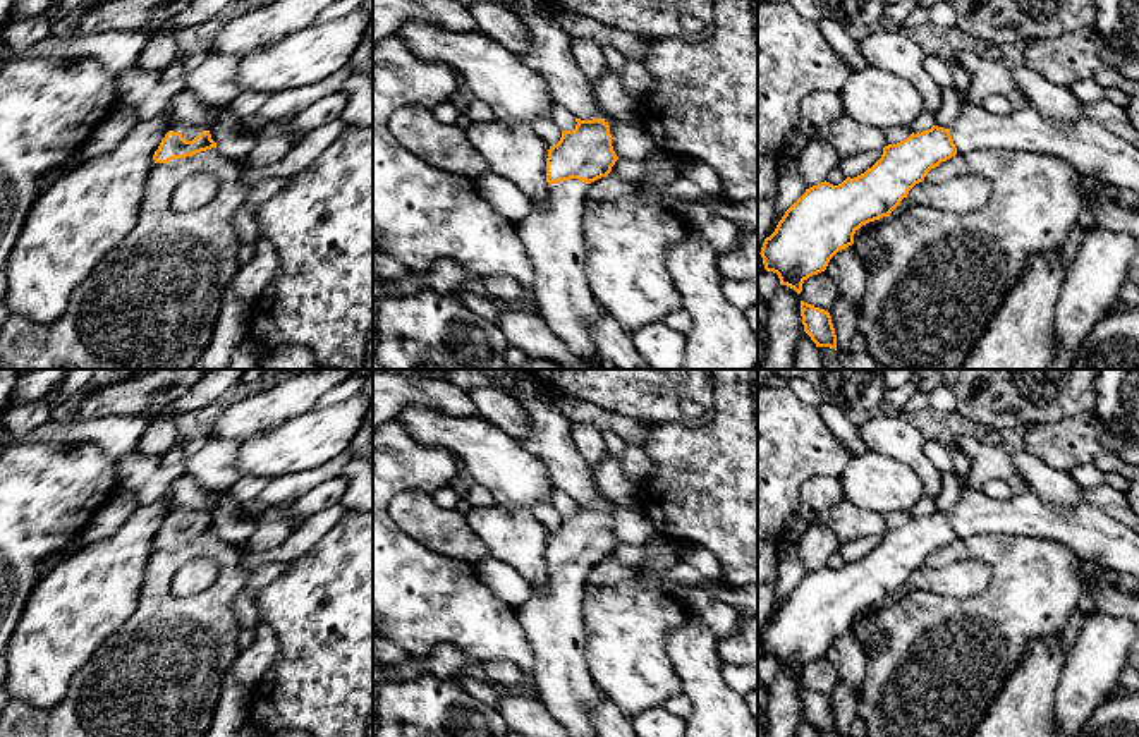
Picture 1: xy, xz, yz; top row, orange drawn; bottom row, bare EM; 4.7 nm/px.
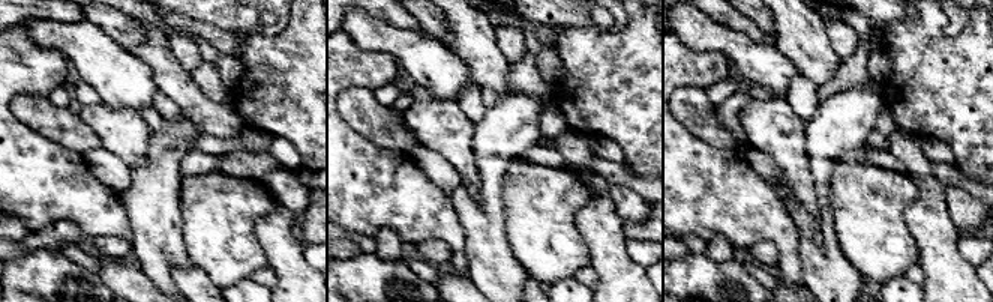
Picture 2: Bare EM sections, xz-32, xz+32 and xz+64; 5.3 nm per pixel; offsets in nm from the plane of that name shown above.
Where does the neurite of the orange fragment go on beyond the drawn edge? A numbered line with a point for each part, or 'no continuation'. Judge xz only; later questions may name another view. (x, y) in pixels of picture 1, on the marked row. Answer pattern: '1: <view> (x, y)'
1: xz (552, 234)

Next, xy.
1: xy (145, 90)

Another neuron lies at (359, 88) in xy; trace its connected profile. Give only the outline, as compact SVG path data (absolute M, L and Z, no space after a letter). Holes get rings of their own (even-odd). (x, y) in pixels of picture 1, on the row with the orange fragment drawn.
M352 72L344 84L344 91L349 94L349 103L340 119L345 124L373 127L373 79Z

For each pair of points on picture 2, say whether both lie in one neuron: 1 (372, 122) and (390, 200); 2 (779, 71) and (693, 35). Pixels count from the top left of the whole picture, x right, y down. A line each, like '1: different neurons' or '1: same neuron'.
1: different neurons
2: same neuron

